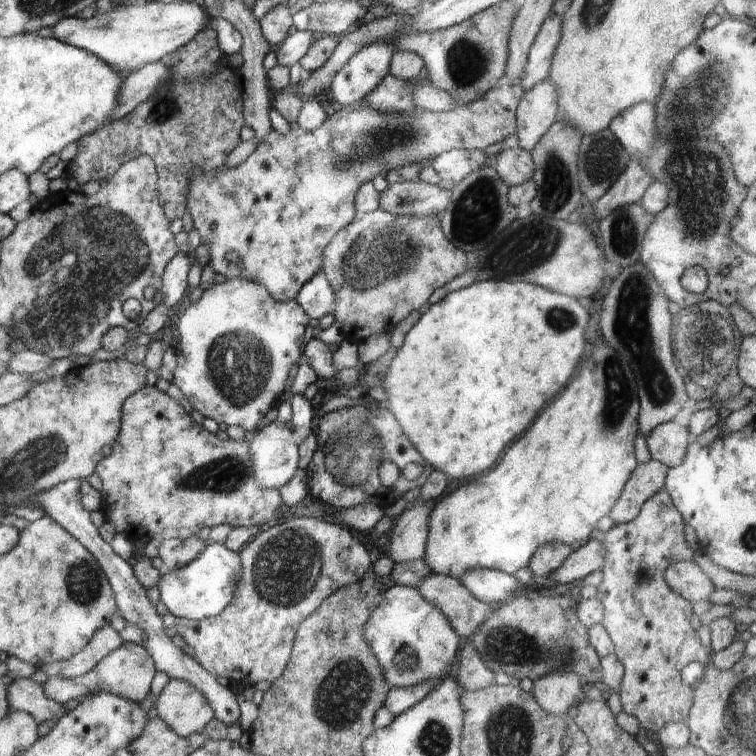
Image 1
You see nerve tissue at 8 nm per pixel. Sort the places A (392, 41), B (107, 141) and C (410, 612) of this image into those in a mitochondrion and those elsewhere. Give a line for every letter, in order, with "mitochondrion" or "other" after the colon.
A: other
B: other
C: other

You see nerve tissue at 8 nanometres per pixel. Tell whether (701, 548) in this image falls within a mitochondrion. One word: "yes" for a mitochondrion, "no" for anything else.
no

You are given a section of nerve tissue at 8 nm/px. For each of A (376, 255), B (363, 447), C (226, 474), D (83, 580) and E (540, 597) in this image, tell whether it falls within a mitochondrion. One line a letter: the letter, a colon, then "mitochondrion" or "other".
A: mitochondrion
B: mitochondrion
C: mitochondrion
D: mitochondrion
E: other

